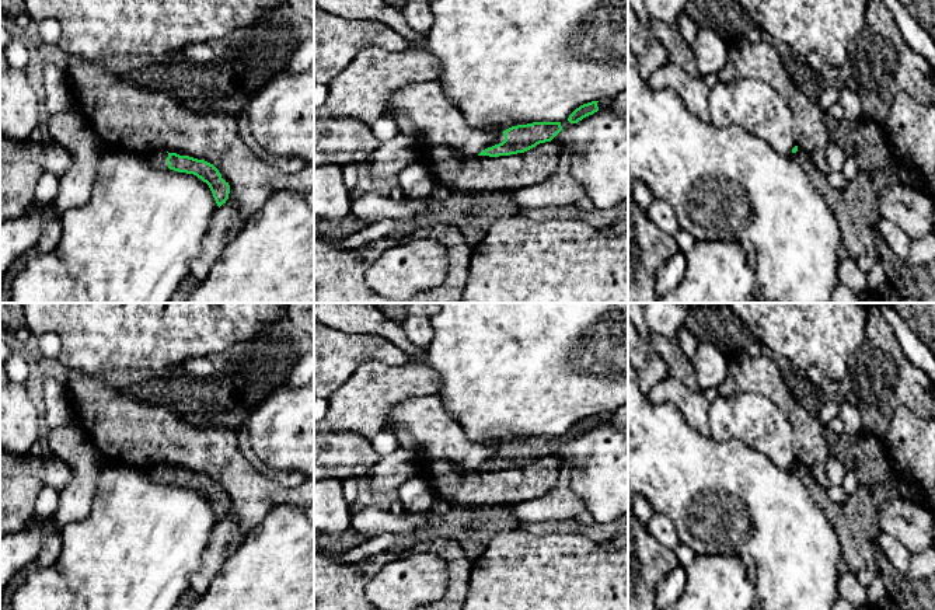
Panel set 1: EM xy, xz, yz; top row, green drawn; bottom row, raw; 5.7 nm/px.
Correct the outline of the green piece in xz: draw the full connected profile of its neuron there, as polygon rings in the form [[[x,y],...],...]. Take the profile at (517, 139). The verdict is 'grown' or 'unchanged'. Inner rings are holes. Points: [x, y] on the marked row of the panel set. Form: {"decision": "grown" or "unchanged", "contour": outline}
{"decision": "grown", "contour": [[[614,98],[606,101],[592,101],[576,108],[568,119],[562,122],[533,122],[517,125],[503,130],[505,140],[485,149],[478,156],[510,156],[524,153],[540,143],[551,142],[562,129],[578,123],[583,118],[593,115],[599,109],[608,108]]]}

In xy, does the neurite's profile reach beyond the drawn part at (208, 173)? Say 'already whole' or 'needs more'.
needs more

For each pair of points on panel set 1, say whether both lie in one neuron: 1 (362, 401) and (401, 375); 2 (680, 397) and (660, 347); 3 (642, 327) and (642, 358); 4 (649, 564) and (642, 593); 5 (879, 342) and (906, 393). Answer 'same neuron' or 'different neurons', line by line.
1: same neuron
2: different neurons
3: different neurons
4: same neuron
5: same neuron

